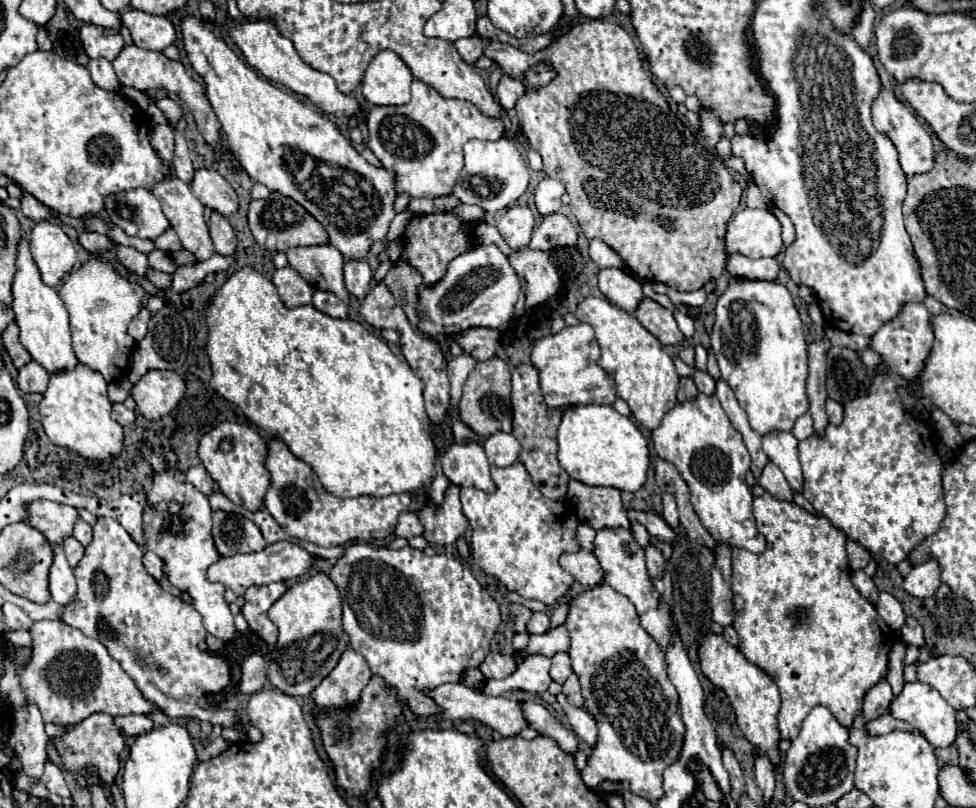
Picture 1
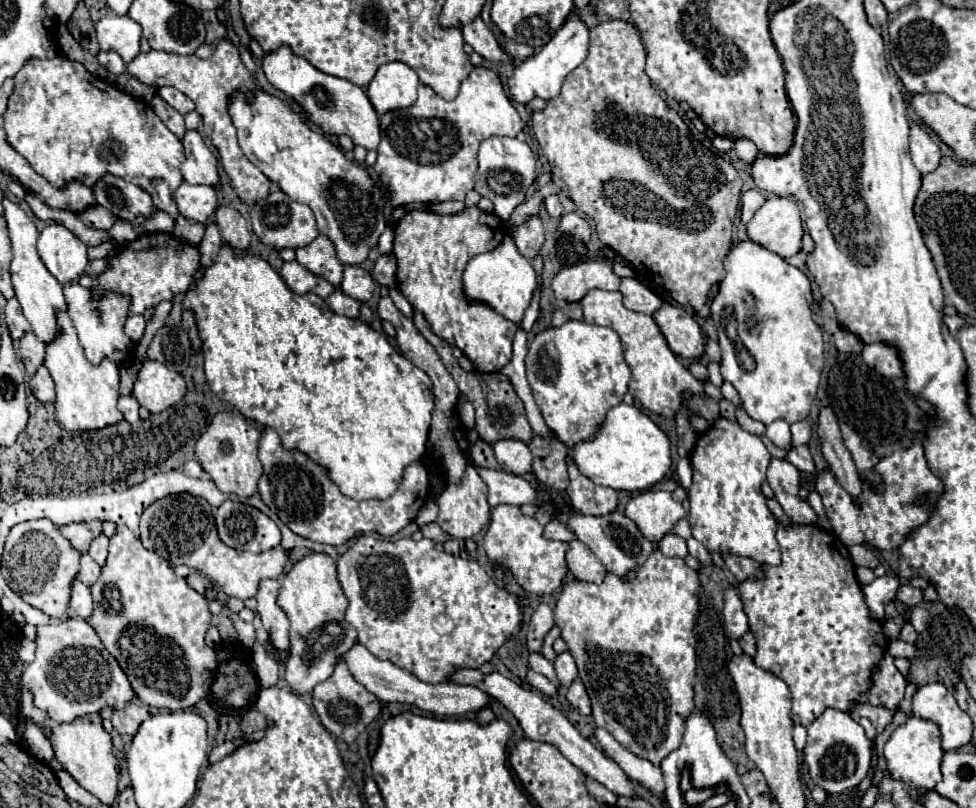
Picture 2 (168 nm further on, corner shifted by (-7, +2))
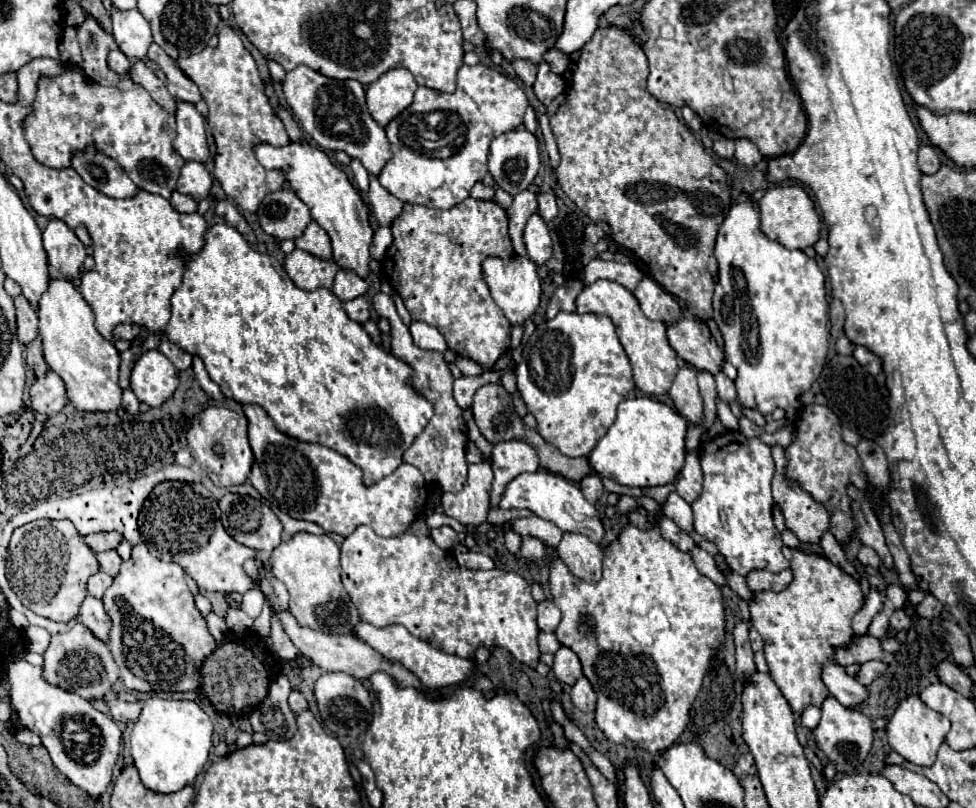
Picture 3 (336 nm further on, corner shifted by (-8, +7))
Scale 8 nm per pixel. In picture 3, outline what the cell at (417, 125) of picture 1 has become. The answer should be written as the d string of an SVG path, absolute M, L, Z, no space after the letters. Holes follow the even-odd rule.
M482 63L474 67L460 67L454 93L440 93L430 87L418 87L412 105L386 125L392 159L382 167L378 175L380 185L406 203L418 203L432 209L450 209L462 203L470 195L472 187L488 173L486 157L492 137L520 127L526 107L528 99L524 91L514 81Z

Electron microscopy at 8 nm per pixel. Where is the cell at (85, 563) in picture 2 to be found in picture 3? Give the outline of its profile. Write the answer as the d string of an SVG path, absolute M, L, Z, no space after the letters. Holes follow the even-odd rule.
M102 569L96 571L94 575L90 575L88 579L88 593L92 593L92 597L100 599L104 595L104 589L112 583L112 577L108 577Z

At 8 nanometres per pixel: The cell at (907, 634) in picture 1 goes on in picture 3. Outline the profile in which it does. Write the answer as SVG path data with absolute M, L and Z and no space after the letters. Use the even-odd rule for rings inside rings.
M926 593L924 601L920 605L916 605L916 613L922 617L922 619L932 619L934 615L938 615L942 611L942 605L940 601L936 601L936 597L932 597L930 593Z

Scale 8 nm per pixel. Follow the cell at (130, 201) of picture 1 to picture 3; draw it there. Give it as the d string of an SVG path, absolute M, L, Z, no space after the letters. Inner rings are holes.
M86 149L84 153L76 155L72 167L88 185L108 197L130 199L138 193L138 187L130 181L126 171L118 167L116 161L104 157L102 153L96 153L94 149Z

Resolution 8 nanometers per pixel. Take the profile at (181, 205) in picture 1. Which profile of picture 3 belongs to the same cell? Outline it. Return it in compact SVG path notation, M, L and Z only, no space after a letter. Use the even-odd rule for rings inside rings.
M188 161L182 167L180 179L178 179L178 187L176 187L182 195L192 197L196 203L200 203L202 199L208 197L210 189L212 189L212 177L208 173L208 169L196 161Z

